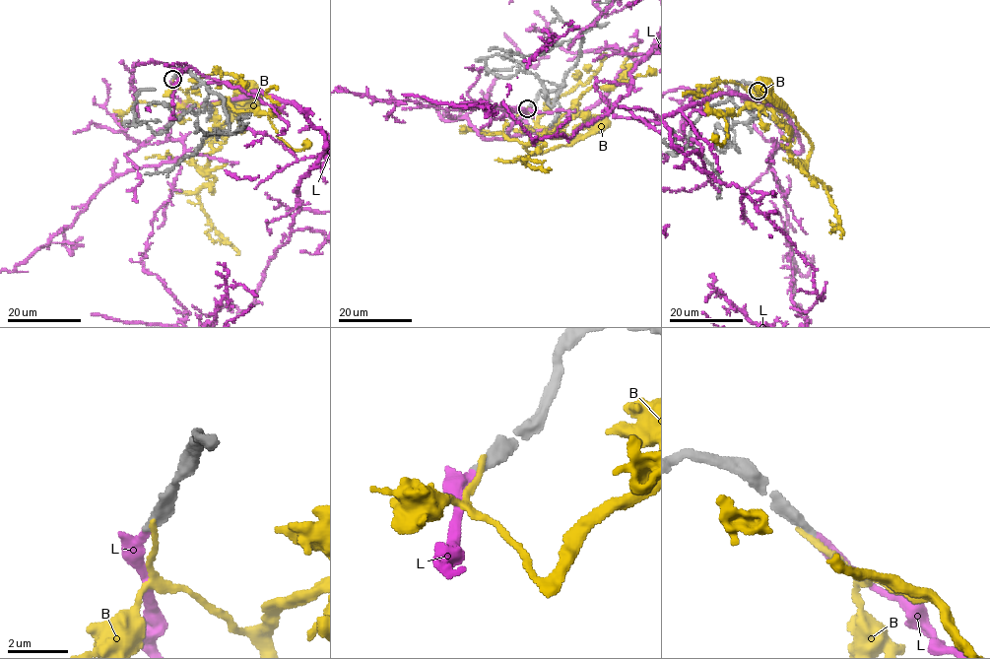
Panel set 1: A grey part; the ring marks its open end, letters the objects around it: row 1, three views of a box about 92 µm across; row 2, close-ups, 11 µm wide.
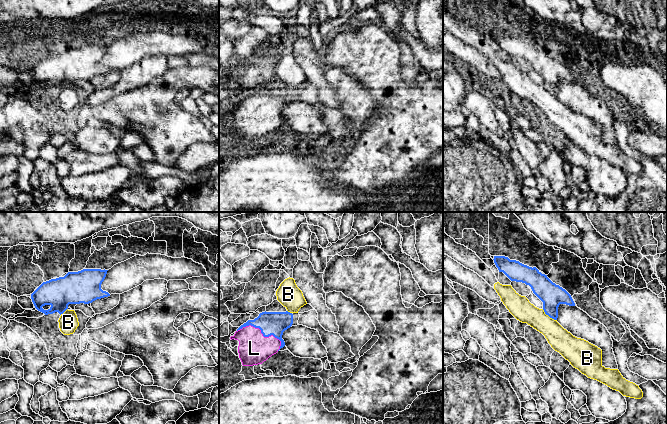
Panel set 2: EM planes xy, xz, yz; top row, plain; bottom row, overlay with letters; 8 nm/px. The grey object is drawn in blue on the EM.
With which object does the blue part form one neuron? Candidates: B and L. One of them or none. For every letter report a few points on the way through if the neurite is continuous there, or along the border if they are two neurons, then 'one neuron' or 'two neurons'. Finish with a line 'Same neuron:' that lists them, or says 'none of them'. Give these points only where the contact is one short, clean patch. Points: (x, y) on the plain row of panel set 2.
B: border yz (542, 85), (556, 96); two neurons
L: way xz (270, 99), (261, 108), (261, 113), (254, 124); one neuron
Same neuron: L

